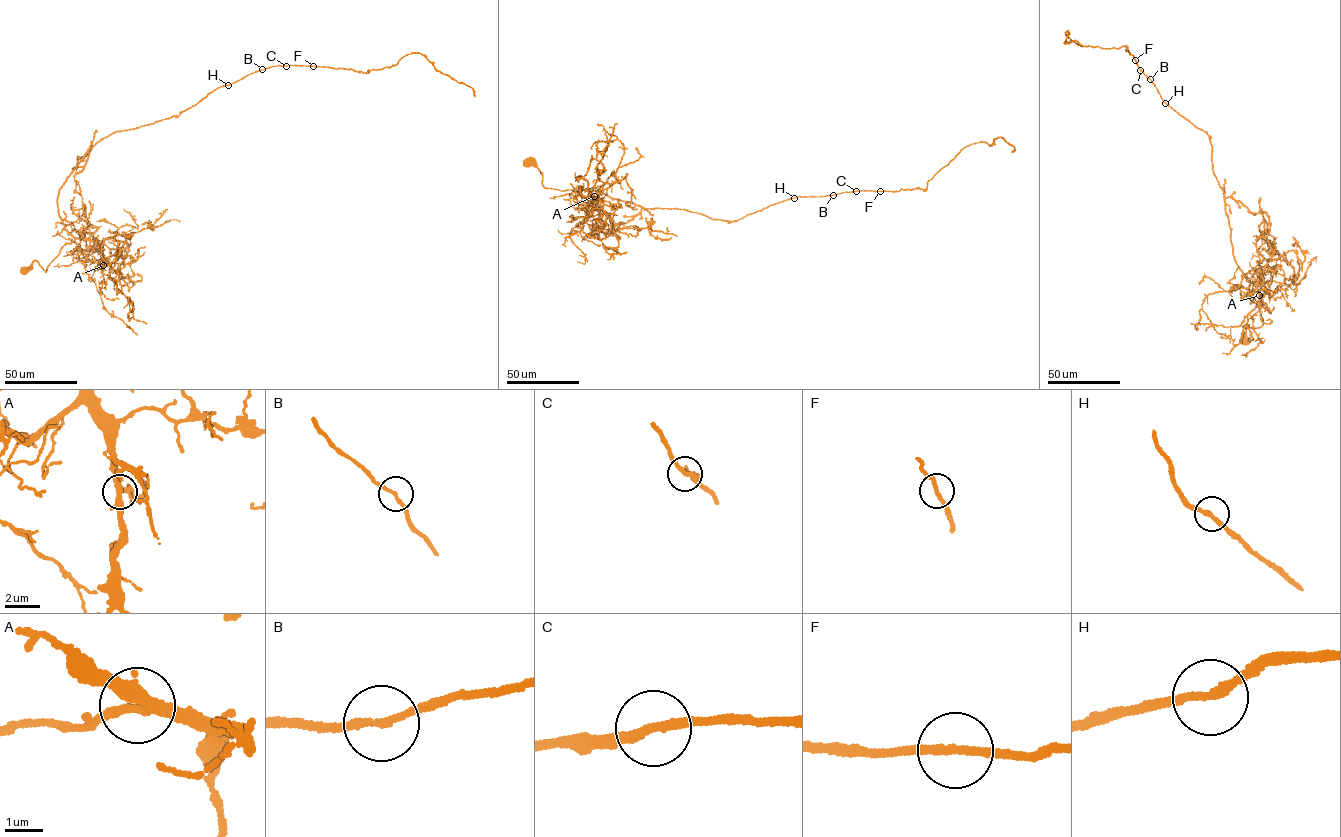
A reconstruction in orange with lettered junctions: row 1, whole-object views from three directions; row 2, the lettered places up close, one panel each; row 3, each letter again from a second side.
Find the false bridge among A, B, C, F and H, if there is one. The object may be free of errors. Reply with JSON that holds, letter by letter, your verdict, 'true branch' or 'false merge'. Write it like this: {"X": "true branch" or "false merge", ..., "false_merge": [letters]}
{"A": "true branch", "B": "true branch", "C": "true branch", "F": "true branch", "H": "true branch", "false_merge": []}

